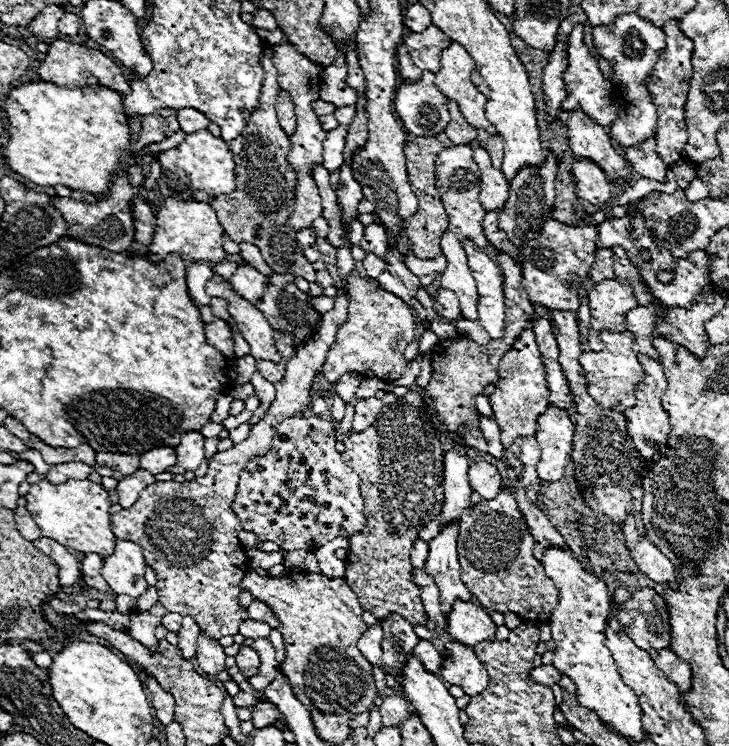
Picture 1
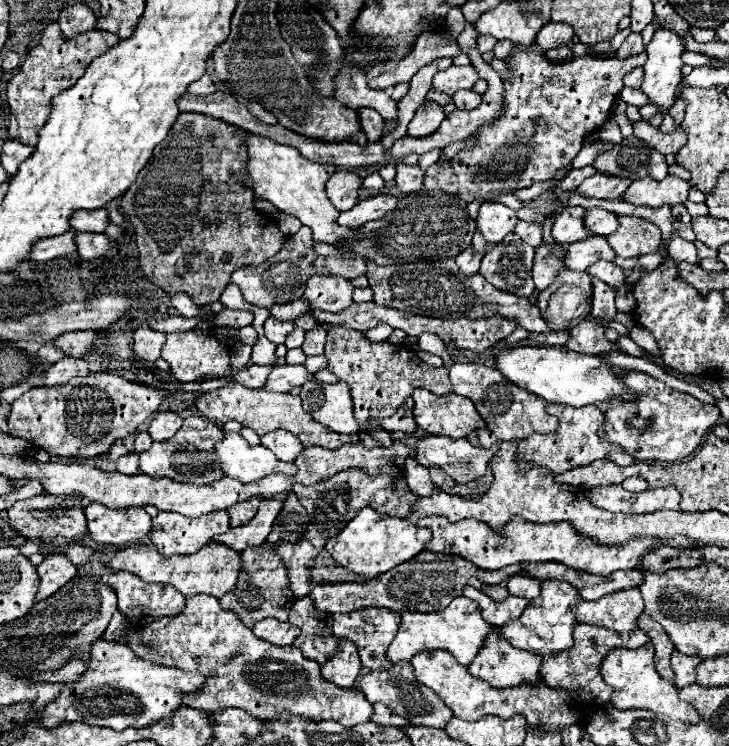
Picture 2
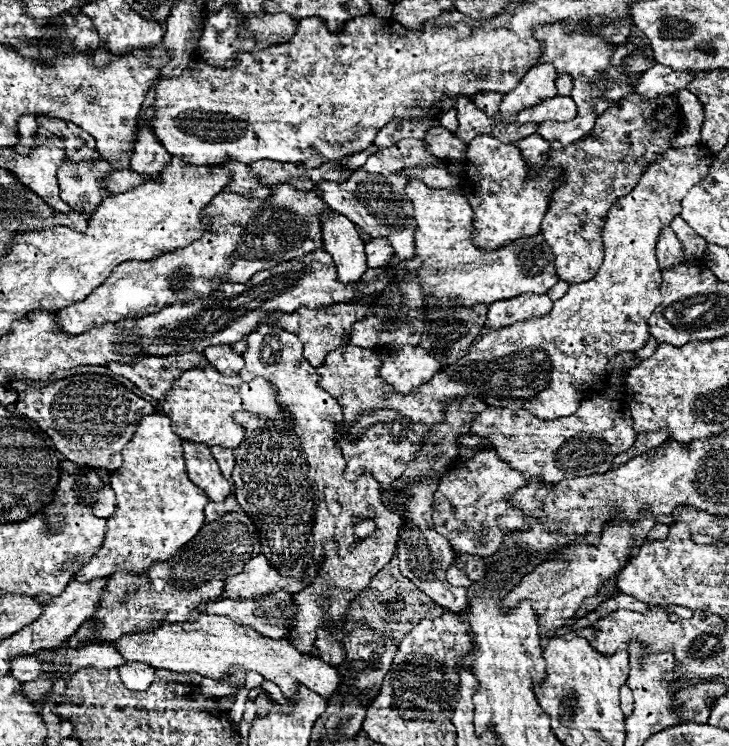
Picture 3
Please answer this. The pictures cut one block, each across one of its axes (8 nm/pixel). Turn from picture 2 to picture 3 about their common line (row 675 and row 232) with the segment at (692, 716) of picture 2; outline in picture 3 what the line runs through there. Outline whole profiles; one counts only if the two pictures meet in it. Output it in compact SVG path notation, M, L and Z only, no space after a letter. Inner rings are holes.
M696 144L692 148L670 148L668 152L658 156L656 162L652 162L646 168L646 172L640 176L636 188L628 196L618 198L608 210L606 224L602 228L604 264L600 266L598 274L592 280L570 284L568 292L554 302L552 312L548 312L546 316L516 322L502 330L484 334L478 342L474 342L468 348L468 354L464 358L456 360L446 370L436 372L430 382L418 386L406 396L392 392L391 386L382 382L378 372L382 362L378 360L373 350L358 348L352 344L332 350L326 356L326 362L316 368L316 372L320 376L318 386L330 392L332 398L336 398L338 404L342 406L344 428L352 426L350 432L342 434L336 440L336 444L342 450L342 456L346 458L344 478L354 482L364 472L368 472L370 476L374 476L376 482L390 486L390 482L394 482L394 478L400 478L402 472L408 468L408 464L416 458L416 452L422 448L422 438L430 432L430 428L434 424L444 422L446 418L444 408L454 398L464 398L468 394L474 394L488 406L498 406L498 408L510 406L510 410L528 410L530 414L542 420L550 420L550 418L554 420L554 418L574 414L574 410L578 410L578 404L582 400L594 398L596 394L600 394L600 390L606 388L606 384L602 382L606 380L608 362L620 352L642 350L650 340L648 318L652 316L654 308L662 302L662 296L658 294L658 286L662 282L662 270L654 254L658 234L662 226L668 226L680 214L680 200L686 196L686 192L692 186L698 186L698 182L702 182L710 162L712 162L712 152L706 150L706 146L702 144ZM362 418L396 418L396 420L374 422L366 426Z

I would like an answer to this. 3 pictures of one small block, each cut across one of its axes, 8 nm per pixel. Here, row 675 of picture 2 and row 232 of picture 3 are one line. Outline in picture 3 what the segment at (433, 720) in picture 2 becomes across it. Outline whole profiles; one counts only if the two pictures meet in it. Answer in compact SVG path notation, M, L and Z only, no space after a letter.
M400 140L390 148L380 148L370 154L366 164L354 170L354 174L346 182L318 182L314 190L320 190L320 198L338 214L350 218L358 228L362 228L368 236L384 236L394 248L398 260L406 260L414 256L414 230L416 222L410 216L410 200L404 194L408 178L402 178L402 170L406 166L426 166L426 162L442 162L432 156L422 140Z

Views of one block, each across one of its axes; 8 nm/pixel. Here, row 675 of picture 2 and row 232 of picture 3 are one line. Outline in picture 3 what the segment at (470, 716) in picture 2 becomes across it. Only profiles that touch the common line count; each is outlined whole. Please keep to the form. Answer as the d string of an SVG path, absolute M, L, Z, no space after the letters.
M410 180L406 184L406 196L414 206L414 220L418 228L414 232L416 256L410 260L402 260L400 268L390 286L382 292L384 304L396 308L400 306L400 294L396 284L402 282L406 272L416 272L420 276L424 294L434 294L440 300L440 308L448 308L454 302L472 306L474 302L496 302L502 298L514 298L516 294L536 292L546 294L560 278L554 270L554 256L542 236L518 238L510 246L498 248L494 252L482 252L470 242L472 230L472 208L464 194L434 190L424 186L424 182Z

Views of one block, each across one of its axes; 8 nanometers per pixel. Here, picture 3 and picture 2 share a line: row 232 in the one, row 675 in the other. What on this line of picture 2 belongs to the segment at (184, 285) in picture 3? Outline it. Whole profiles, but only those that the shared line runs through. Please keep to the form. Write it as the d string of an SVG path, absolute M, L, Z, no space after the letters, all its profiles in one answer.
M208 594L186 598L186 606L178 616L150 622L138 632L122 636L118 642L130 646L142 660L180 670L196 670L206 676L198 694L194 692L182 698L182 704L202 712L218 712L232 706L260 720L274 720L278 714L290 712L308 716L314 722L334 720L352 728L368 722L374 710L362 692L344 690L324 680L318 662L306 660L300 648L276 648L256 638L250 628L240 624L234 612L222 610L218 598Z

